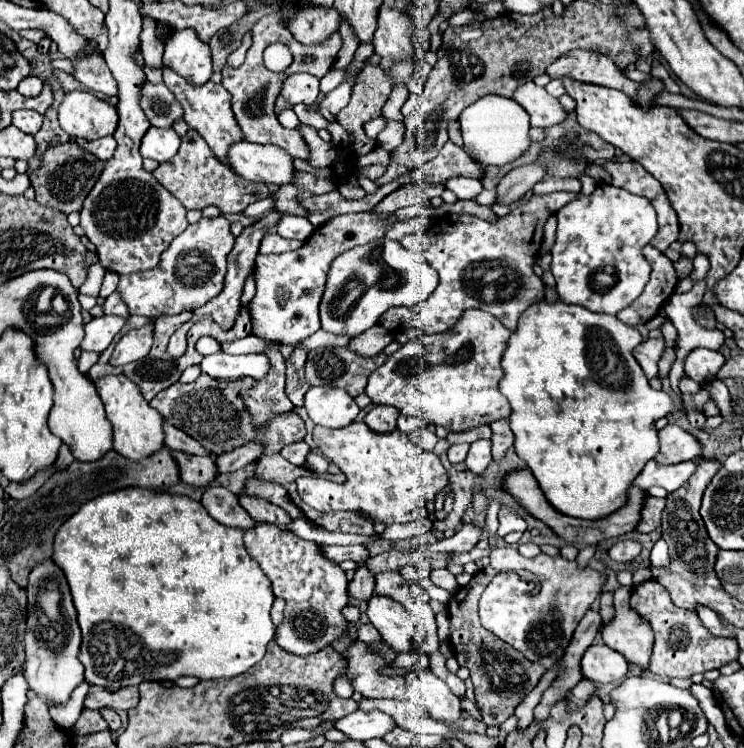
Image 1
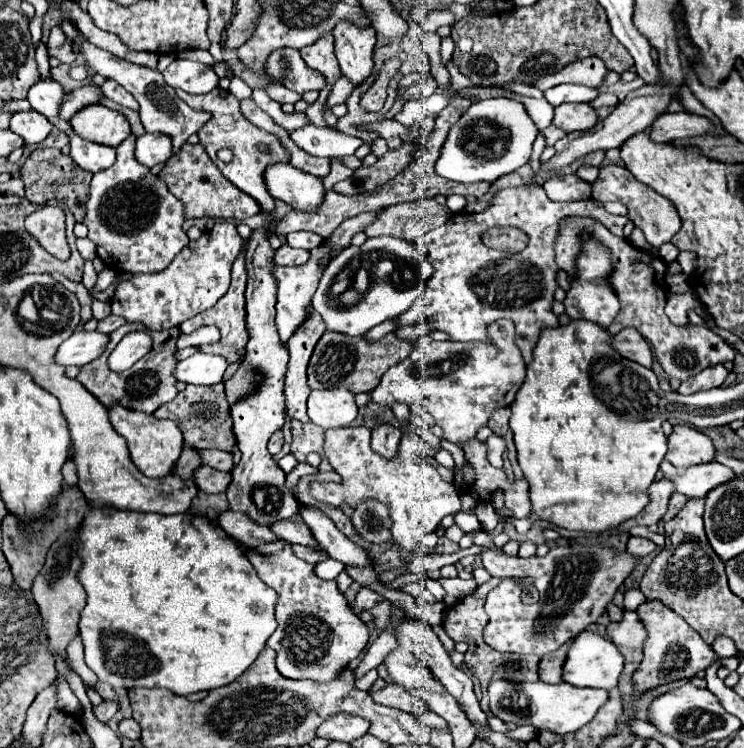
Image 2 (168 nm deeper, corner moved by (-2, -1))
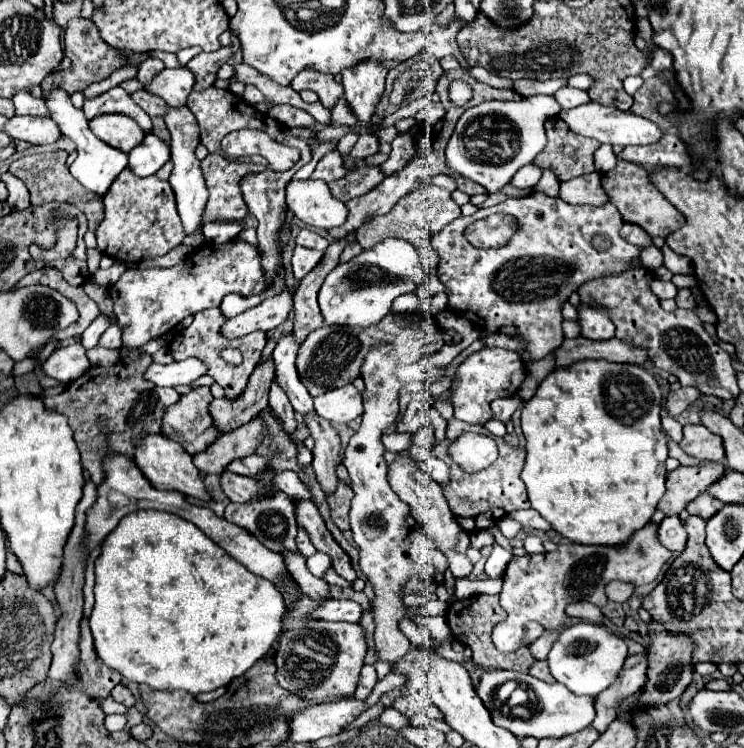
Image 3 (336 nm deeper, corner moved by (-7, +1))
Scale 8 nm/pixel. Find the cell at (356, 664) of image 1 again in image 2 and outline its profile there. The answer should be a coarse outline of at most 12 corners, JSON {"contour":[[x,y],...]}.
{"contour":[[397,683],[371,693],[381,705],[413,715],[429,711],[423,699]]}

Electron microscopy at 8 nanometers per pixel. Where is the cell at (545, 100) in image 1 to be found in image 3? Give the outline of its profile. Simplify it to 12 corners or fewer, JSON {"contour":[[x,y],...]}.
{"contour":[[594,103],[562,111],[574,133],[610,145],[652,145],[660,127]]}

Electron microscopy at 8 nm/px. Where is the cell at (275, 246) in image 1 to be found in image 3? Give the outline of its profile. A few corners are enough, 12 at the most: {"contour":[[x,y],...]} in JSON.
{"contour":[[294,249],[292,271],[296,279],[310,273],[324,251]]}

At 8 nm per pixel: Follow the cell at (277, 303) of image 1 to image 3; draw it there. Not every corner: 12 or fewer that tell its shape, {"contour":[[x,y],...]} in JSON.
{"contour":[[288,291],[228,319],[220,335],[244,337],[284,323],[292,297]]}

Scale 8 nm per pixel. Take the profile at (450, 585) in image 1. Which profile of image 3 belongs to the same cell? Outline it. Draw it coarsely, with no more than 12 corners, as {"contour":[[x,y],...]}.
{"contour":[[406,453],[388,481],[410,507],[452,575],[468,577],[472,563],[456,553],[460,525],[442,487]]}

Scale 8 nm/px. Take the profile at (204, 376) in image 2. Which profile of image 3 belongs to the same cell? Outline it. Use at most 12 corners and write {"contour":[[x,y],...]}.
{"contour":[[196,359],[152,363],[144,379],[158,387],[192,385],[204,375]]}

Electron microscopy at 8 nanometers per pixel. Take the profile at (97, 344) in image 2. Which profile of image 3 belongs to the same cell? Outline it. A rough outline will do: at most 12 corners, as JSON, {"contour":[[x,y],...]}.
{"contour":[[82,343],[56,349],[42,373],[72,383],[90,369]]}

